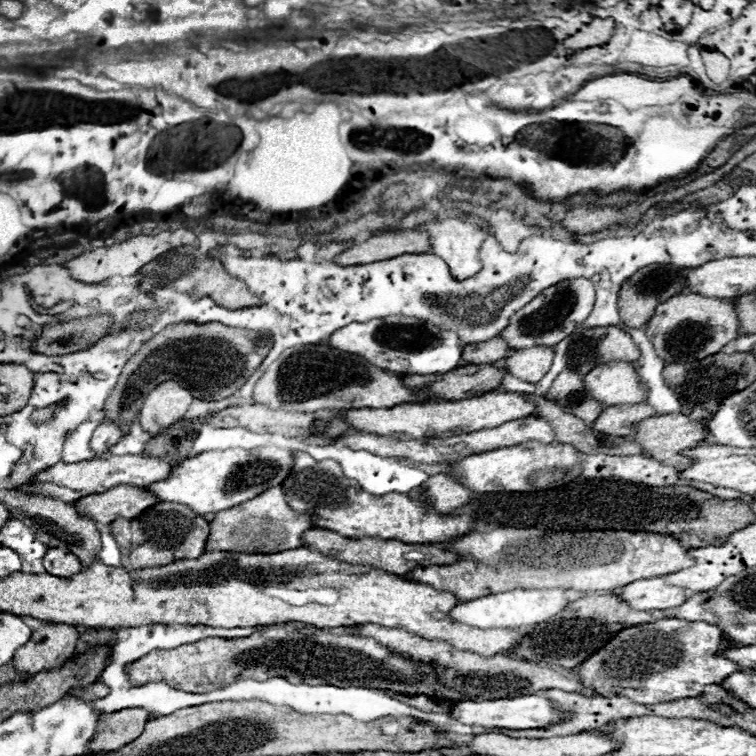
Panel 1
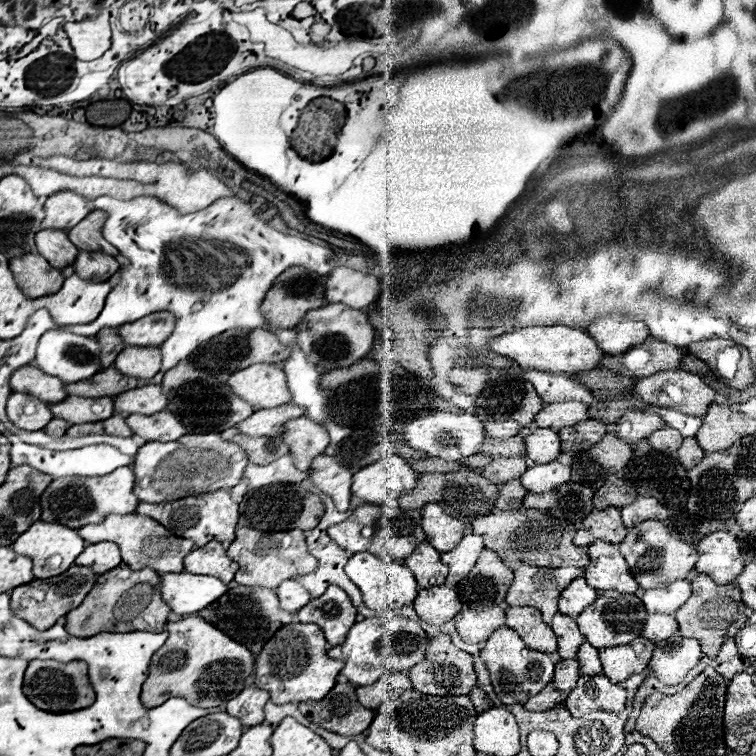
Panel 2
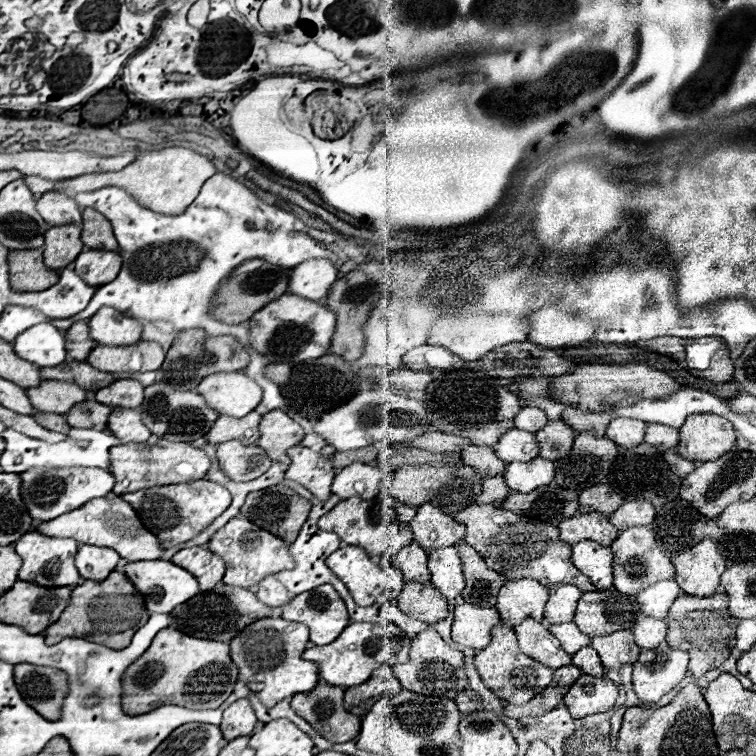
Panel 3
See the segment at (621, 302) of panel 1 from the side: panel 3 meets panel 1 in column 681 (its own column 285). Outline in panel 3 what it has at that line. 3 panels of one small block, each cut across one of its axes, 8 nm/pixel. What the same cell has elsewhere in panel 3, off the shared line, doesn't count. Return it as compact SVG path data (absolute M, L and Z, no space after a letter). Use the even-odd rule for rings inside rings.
M264 260L244 262L220 286L220 290L212 302L212 316L216 320L226 322L226 324L248 322L258 310L262 310L266 304L270 304L272 300L276 300L284 292L288 292L288 278L290 278L290 270L286 270L282 266L274 266L274 264L264 262Z

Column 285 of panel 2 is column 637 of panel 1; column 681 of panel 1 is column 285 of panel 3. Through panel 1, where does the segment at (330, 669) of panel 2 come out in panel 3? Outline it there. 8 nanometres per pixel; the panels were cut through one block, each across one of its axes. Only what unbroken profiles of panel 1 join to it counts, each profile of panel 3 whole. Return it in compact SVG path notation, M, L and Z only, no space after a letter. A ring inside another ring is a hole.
M262 618L260 622L254 622L230 642L232 660L240 668L238 680L246 682L268 708L294 694L312 692L318 684L318 666L300 658L308 648L308 642L308 628L300 622L288 622L282 618Z

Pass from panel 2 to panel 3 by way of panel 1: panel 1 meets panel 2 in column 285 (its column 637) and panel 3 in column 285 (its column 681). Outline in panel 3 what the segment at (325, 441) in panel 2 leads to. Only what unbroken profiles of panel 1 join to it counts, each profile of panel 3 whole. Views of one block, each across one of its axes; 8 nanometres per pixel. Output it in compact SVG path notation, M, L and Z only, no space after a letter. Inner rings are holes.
M280 410L268 412L260 422L260 440L258 446L268 452L268 456L276 462L290 464L286 450L298 446L304 440L306 432L298 426L288 414Z

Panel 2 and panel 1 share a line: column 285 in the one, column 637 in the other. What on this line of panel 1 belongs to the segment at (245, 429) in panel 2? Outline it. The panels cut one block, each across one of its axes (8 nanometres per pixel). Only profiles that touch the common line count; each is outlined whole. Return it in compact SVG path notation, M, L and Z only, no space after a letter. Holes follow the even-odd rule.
M650 404L610 406L602 412L602 416L594 424L594 428L602 430L602 434L630 436L630 434L634 434L634 426L638 422L642 422L642 418L650 418L654 414L656 414L656 410Z

